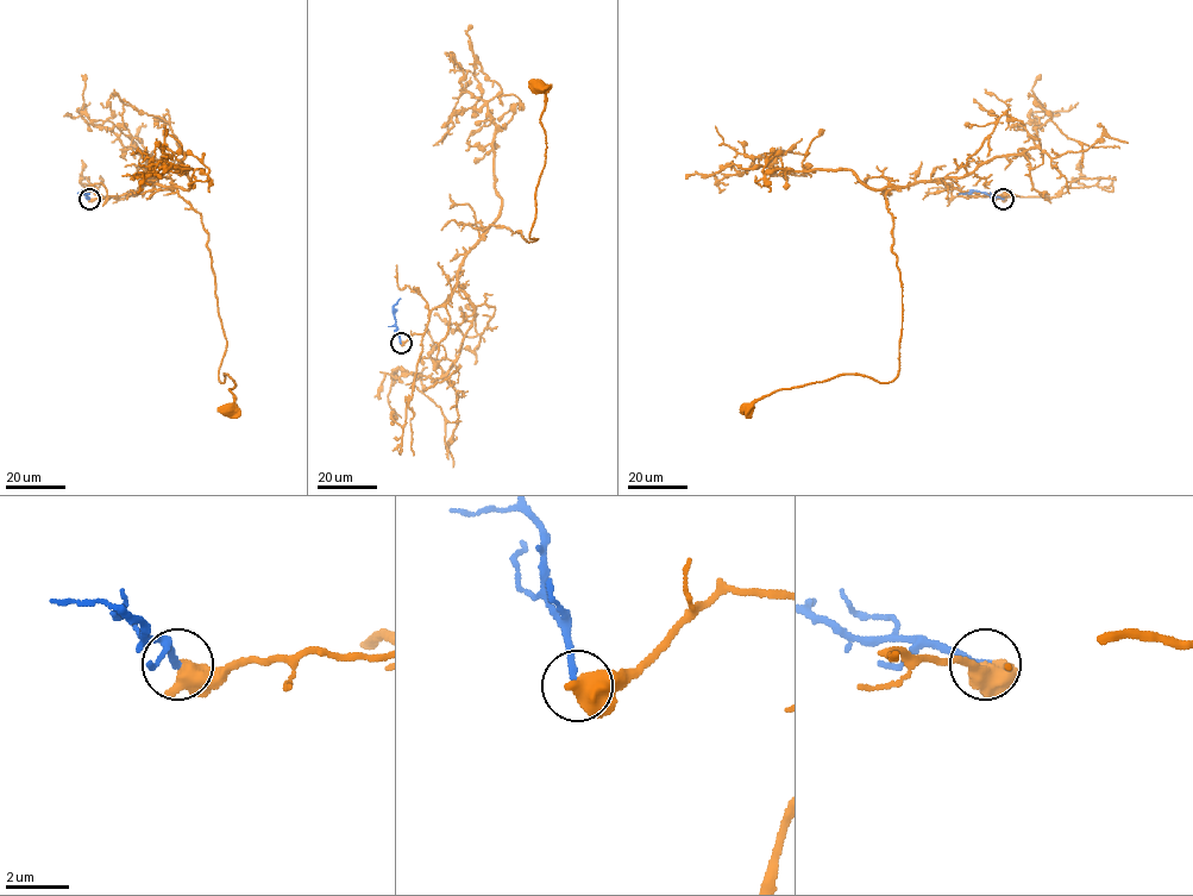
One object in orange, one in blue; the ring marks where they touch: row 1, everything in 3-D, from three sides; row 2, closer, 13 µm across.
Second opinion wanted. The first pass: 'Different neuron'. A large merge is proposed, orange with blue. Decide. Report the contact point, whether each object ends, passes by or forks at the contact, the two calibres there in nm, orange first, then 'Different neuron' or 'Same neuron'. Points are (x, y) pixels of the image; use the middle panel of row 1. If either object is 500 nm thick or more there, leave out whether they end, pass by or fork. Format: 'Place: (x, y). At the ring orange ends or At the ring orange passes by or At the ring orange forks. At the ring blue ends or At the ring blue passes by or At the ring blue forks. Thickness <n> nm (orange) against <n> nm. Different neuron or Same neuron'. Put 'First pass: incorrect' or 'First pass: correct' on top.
First pass: incorrect
Place: (401, 343). Thickness 550 nm (orange) against 220 nm. Same neuron

